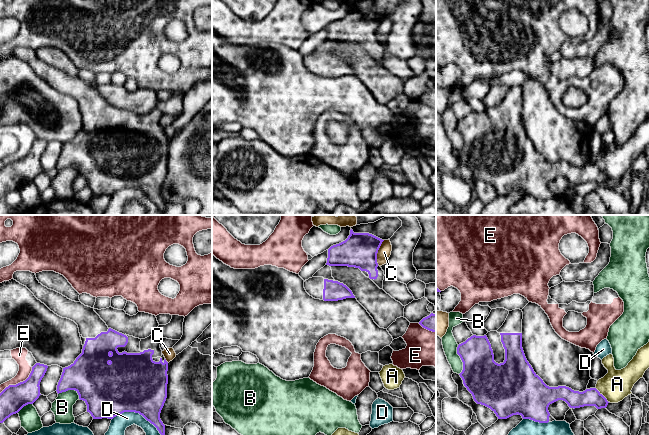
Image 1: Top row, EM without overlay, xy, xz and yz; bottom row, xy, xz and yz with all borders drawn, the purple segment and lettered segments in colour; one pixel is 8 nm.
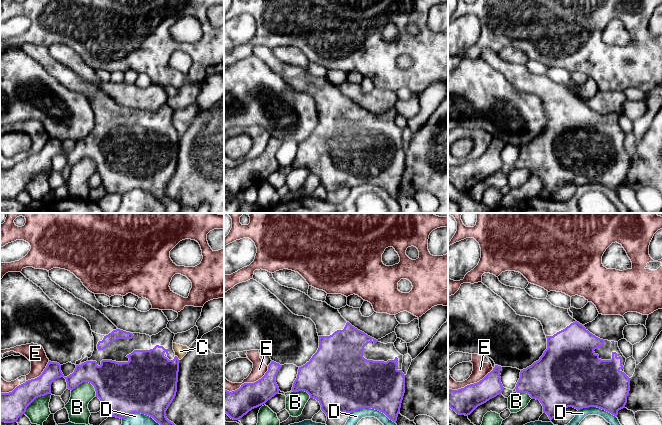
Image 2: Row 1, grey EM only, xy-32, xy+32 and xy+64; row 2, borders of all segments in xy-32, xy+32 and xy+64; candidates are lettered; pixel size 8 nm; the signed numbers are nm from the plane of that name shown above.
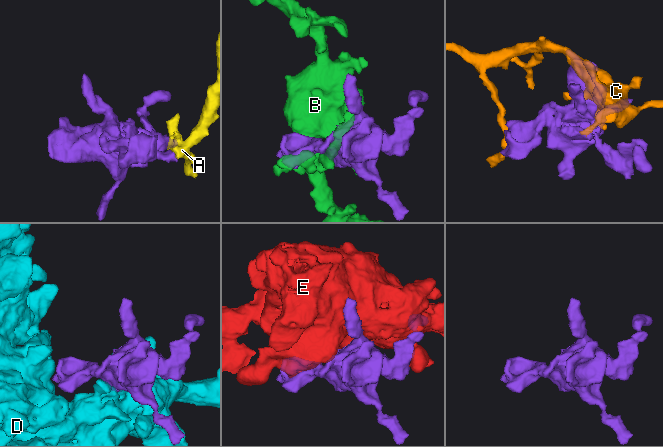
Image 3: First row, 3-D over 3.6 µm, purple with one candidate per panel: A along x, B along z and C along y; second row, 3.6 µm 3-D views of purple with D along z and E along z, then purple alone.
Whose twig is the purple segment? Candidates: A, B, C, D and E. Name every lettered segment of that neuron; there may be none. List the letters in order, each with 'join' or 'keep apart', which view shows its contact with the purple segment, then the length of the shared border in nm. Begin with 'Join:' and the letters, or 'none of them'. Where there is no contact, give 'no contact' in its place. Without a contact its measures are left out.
Join: none of them
A: keep apart; contact in yz; length 170 nm
B: keep apart; contact in yz; length 240 nm
C: keep apart; contact in xz; length 200 nm
D: keep apart; contact in xy; length 440 nm
E: keep apart; contact in xy; length 340 nm

